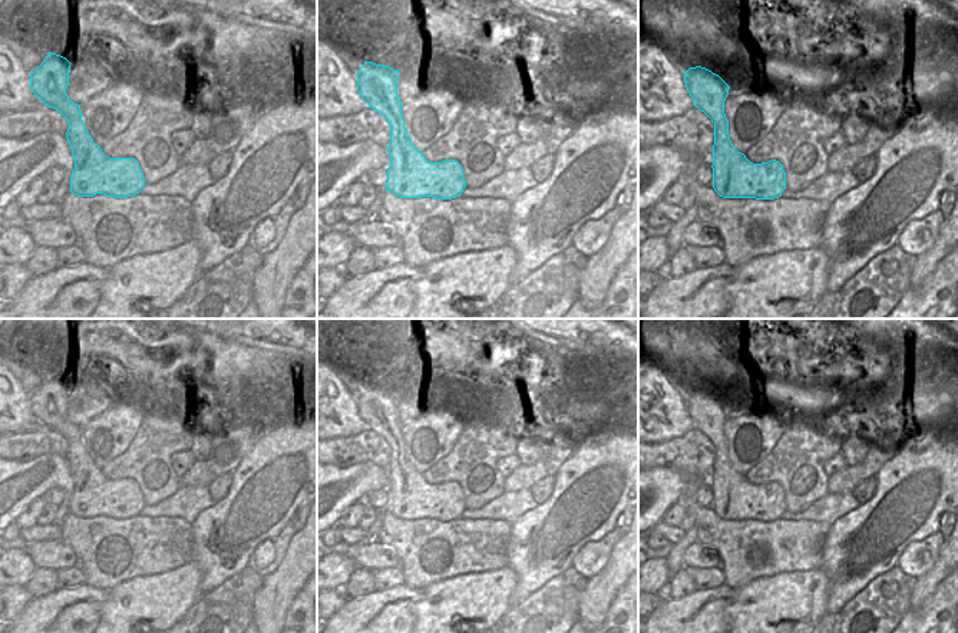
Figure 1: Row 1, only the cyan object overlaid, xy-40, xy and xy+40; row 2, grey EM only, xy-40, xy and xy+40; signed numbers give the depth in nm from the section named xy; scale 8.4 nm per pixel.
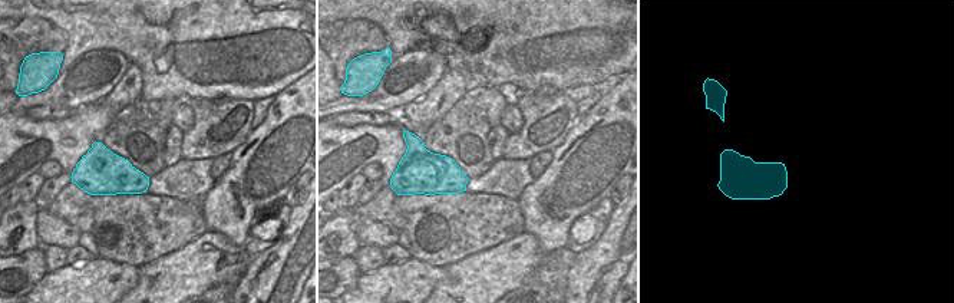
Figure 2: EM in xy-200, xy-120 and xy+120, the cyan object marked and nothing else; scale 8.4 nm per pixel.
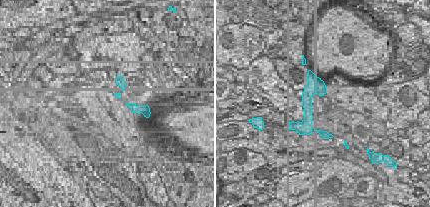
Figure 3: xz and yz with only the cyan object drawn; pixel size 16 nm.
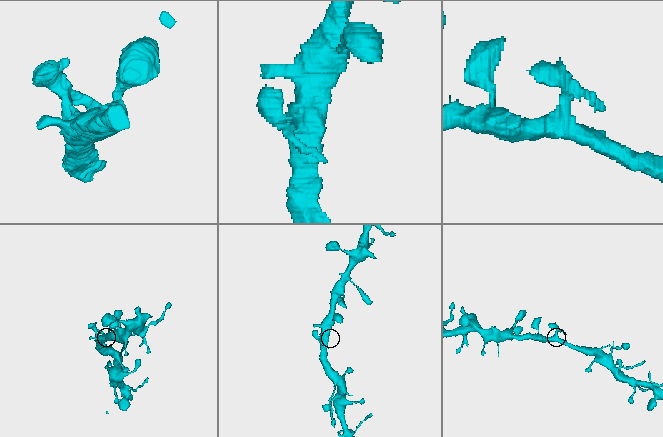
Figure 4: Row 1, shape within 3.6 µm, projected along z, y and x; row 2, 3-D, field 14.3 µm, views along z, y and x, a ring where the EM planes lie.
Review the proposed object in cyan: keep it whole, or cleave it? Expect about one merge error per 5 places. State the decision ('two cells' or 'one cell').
one cell

